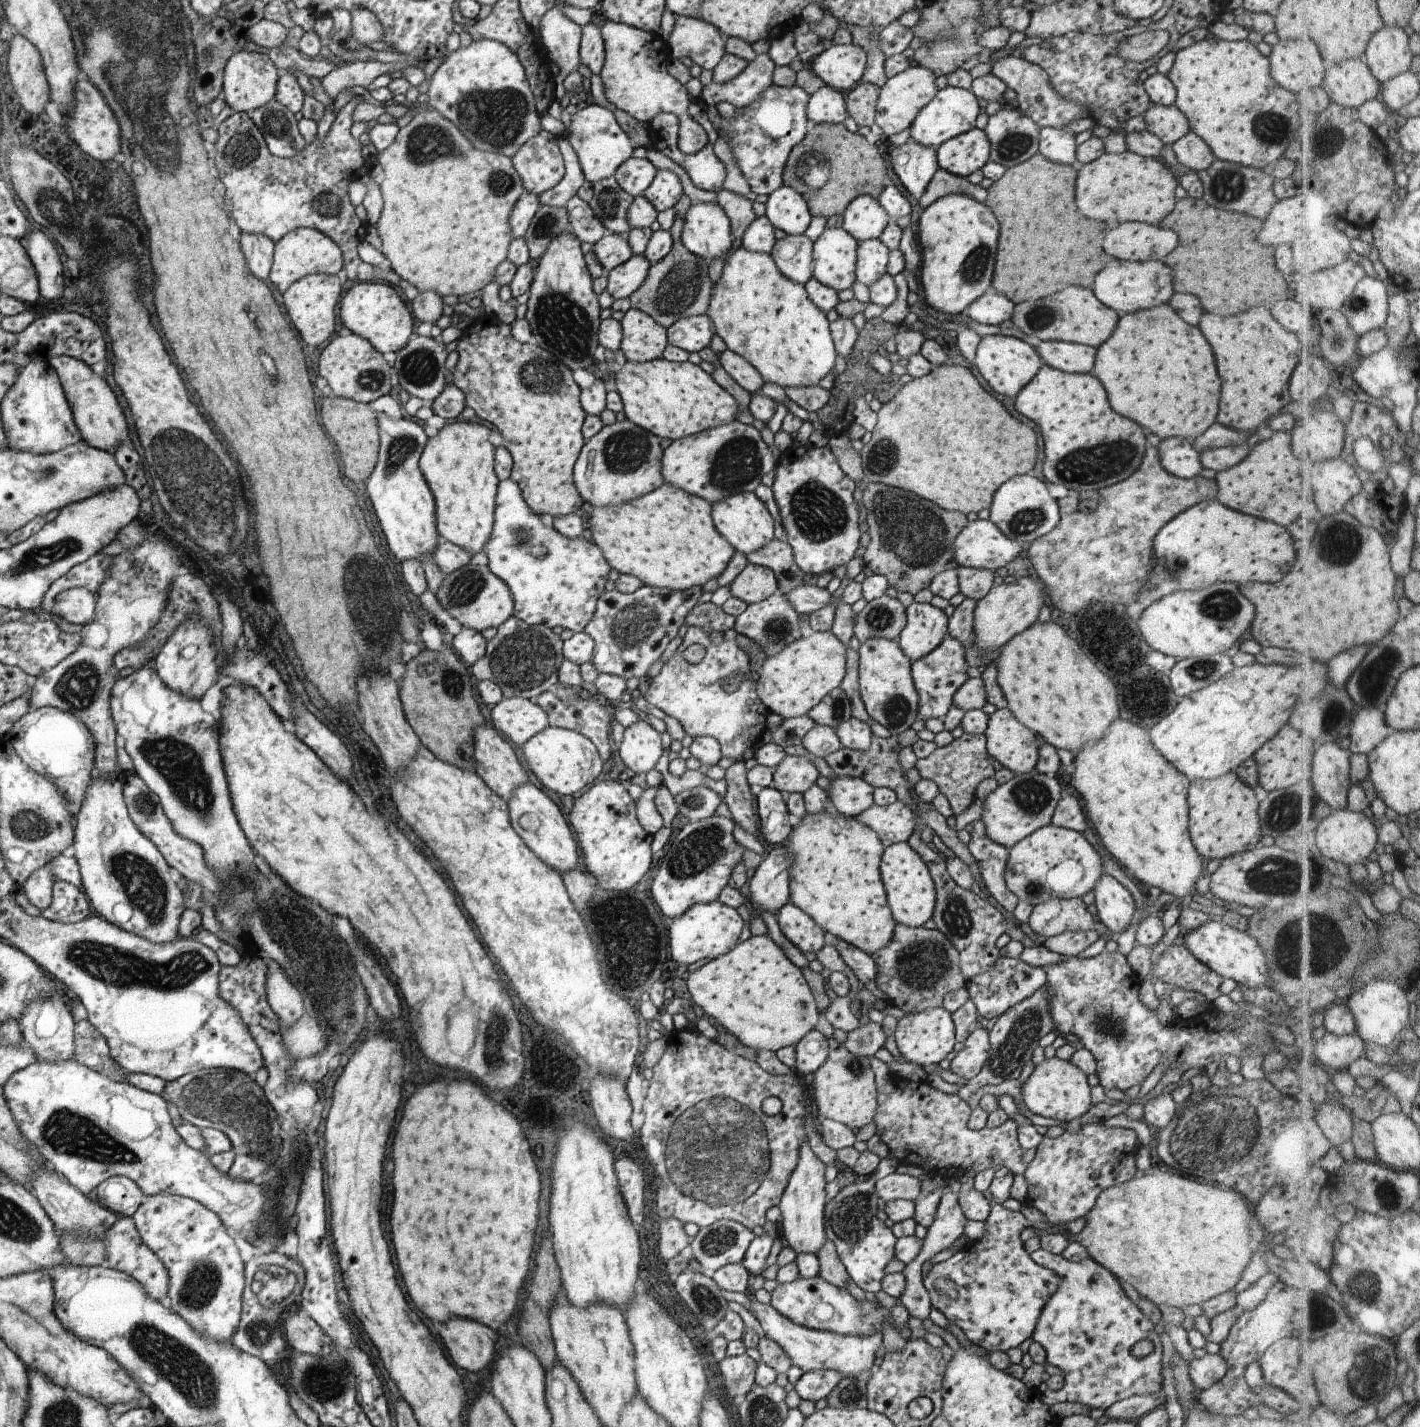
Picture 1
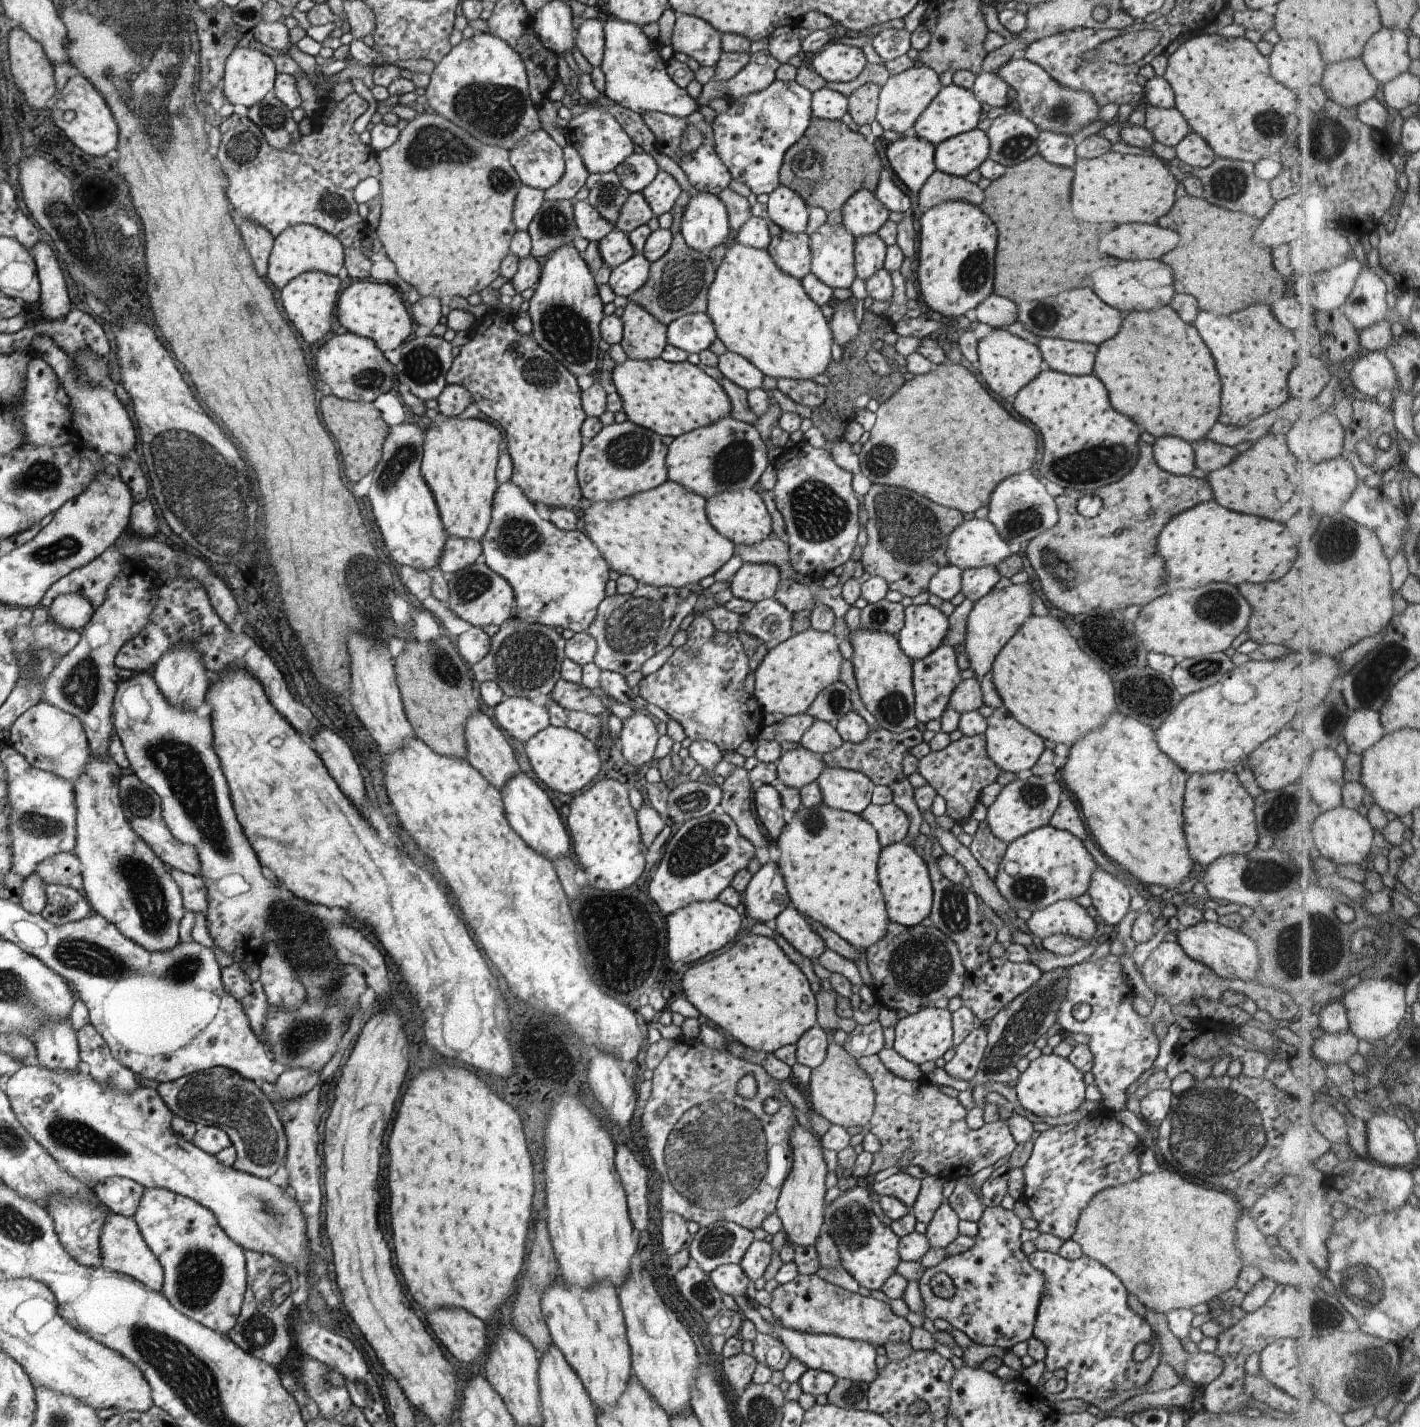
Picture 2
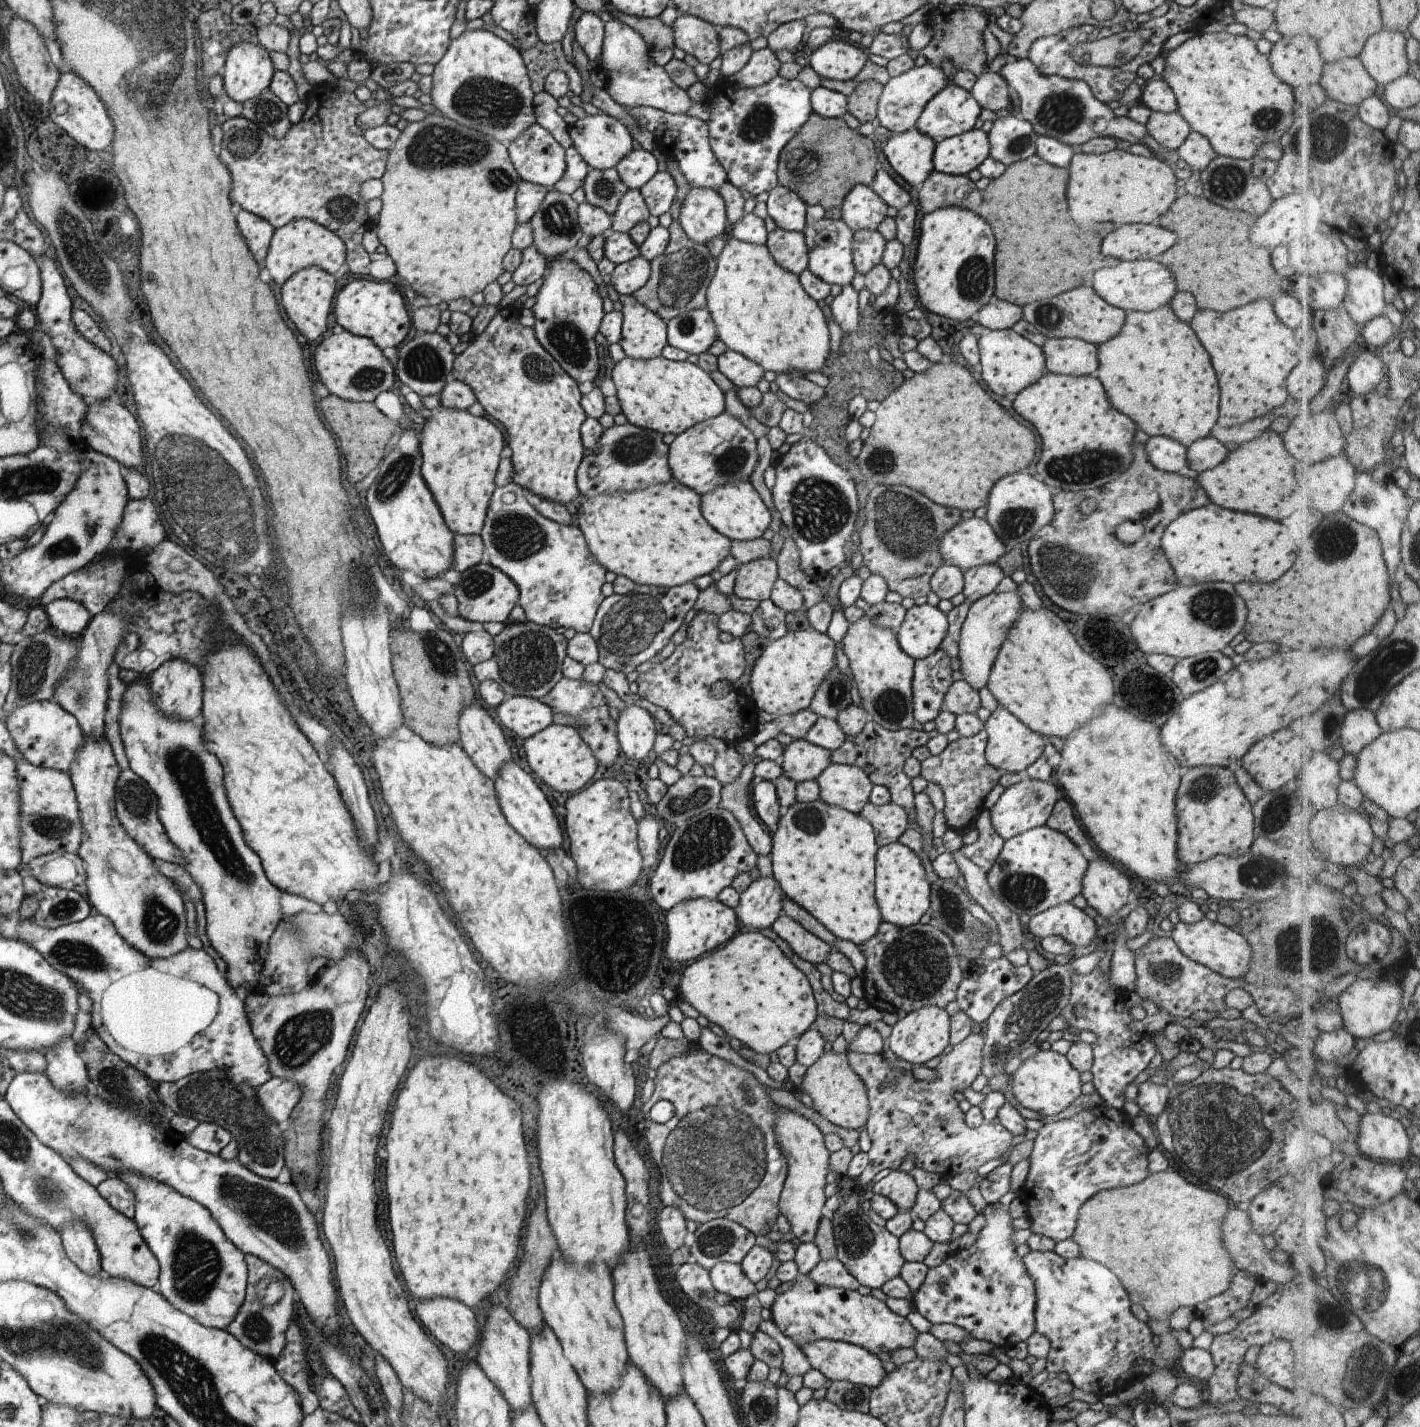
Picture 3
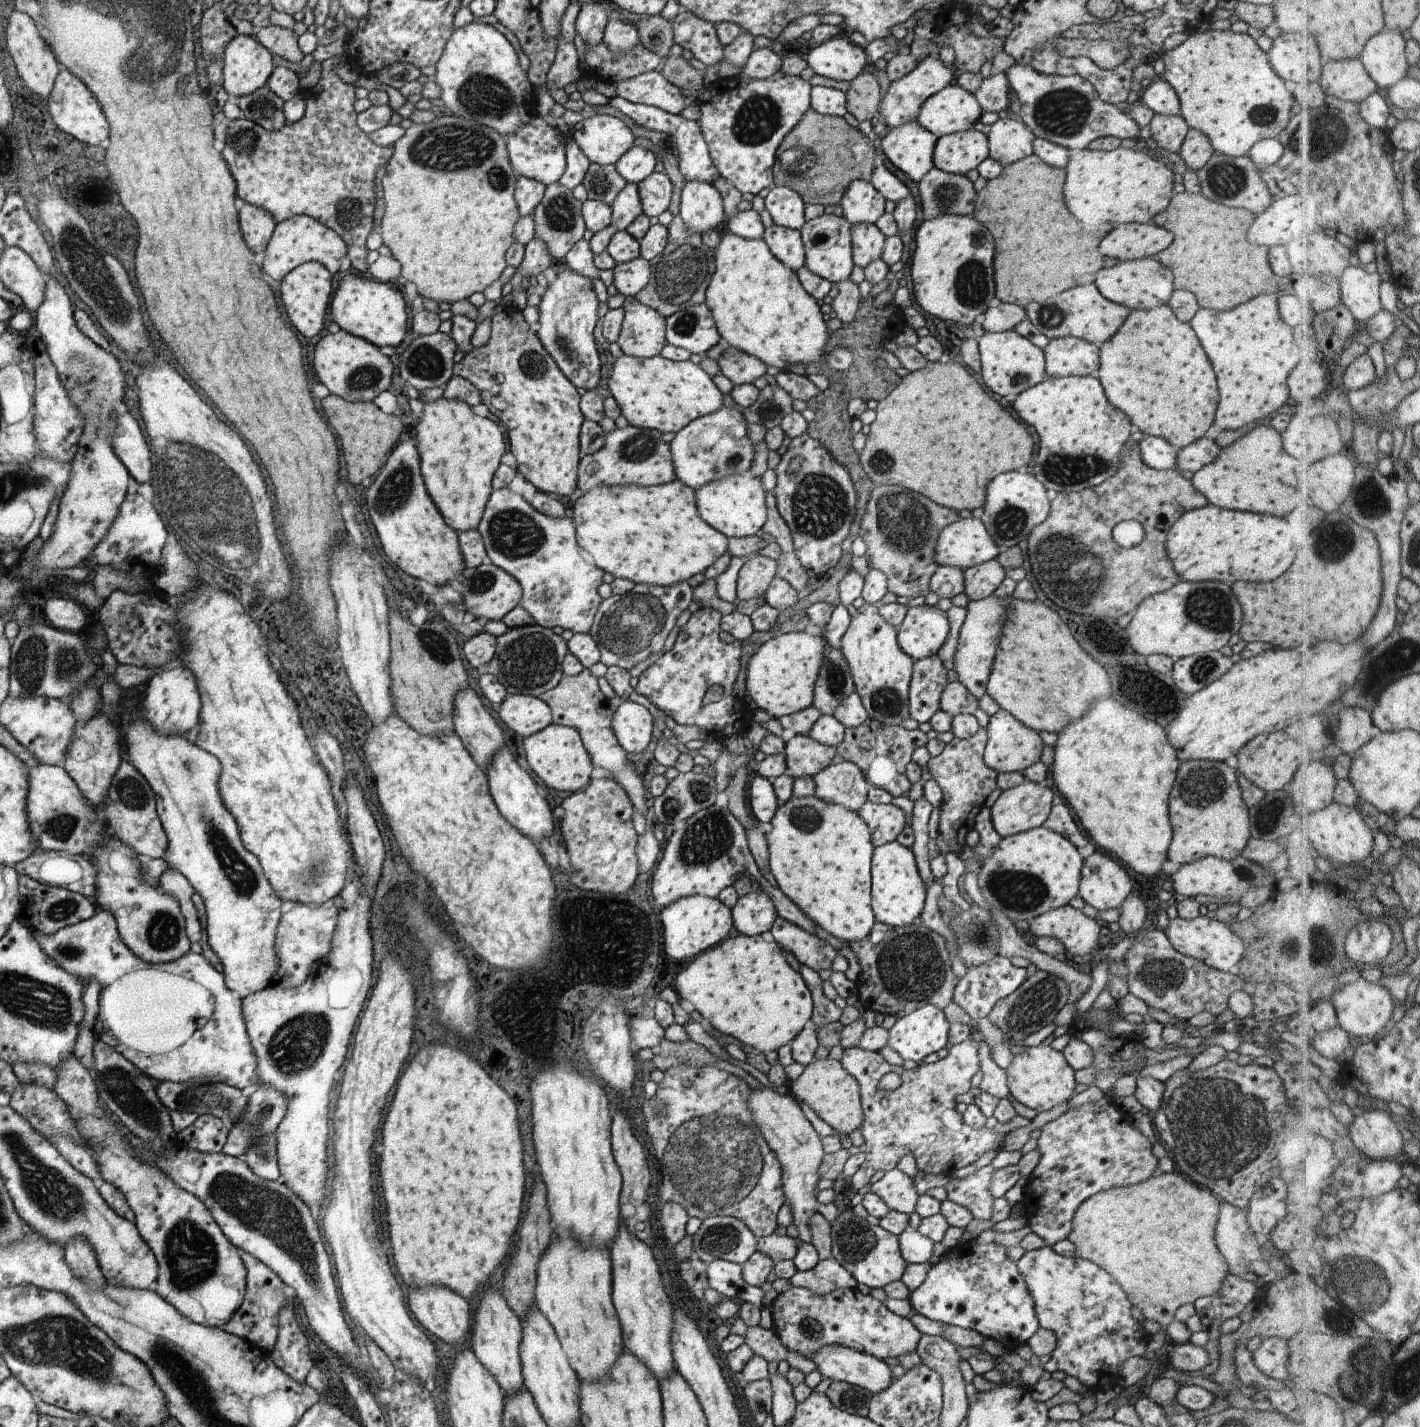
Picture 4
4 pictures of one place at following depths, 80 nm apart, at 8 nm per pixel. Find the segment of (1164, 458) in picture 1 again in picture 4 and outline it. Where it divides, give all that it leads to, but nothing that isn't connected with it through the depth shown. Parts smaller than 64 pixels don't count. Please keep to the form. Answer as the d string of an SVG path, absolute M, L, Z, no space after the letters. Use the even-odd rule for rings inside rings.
M1146 436L1138 443L1142 461L1150 468L1160 470L1176 469L1178 448L1161 437Z

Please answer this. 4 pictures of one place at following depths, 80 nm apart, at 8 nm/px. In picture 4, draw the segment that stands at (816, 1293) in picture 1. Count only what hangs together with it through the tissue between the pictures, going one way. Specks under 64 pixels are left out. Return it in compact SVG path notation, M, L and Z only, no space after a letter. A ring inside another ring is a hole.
M795 1288L778 1295L769 1308L772 1313L772 1331L788 1350L812 1359L822 1346L846 1346L874 1356L879 1360L900 1358L917 1350L922 1334L909 1318L894 1314L884 1303L864 1296L855 1288L840 1288L829 1294L818 1295L808 1288Z

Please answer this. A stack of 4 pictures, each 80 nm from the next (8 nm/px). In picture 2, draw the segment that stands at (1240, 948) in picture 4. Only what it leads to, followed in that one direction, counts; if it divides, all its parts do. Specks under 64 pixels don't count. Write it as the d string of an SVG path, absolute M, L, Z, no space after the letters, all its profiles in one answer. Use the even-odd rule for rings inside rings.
M1213 916L1203 918L1198 924L1189 927L1180 927L1177 943L1191 959L1210 967L1223 979L1250 981L1260 978L1256 943L1242 931L1219 924Z

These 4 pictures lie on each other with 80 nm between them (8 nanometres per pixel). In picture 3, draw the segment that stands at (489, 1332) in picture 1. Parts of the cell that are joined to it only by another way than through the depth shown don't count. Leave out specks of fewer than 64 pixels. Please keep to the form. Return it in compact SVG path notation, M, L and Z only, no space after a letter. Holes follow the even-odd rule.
M436 1298L436 1300L420 1300L416 1302L418 1319L434 1334L444 1346L458 1354L466 1354L472 1348L480 1344L480 1332L478 1330L478 1320L473 1310L470 1310L466 1304L450 1298Z

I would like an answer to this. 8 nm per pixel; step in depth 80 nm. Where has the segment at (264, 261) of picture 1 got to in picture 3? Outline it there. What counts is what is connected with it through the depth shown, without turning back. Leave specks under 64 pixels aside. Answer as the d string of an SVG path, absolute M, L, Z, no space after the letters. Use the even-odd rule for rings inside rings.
M242 209L238 214L238 224L242 224L242 234L250 240L250 250L258 256L258 262L265 260L276 232L270 222Z

